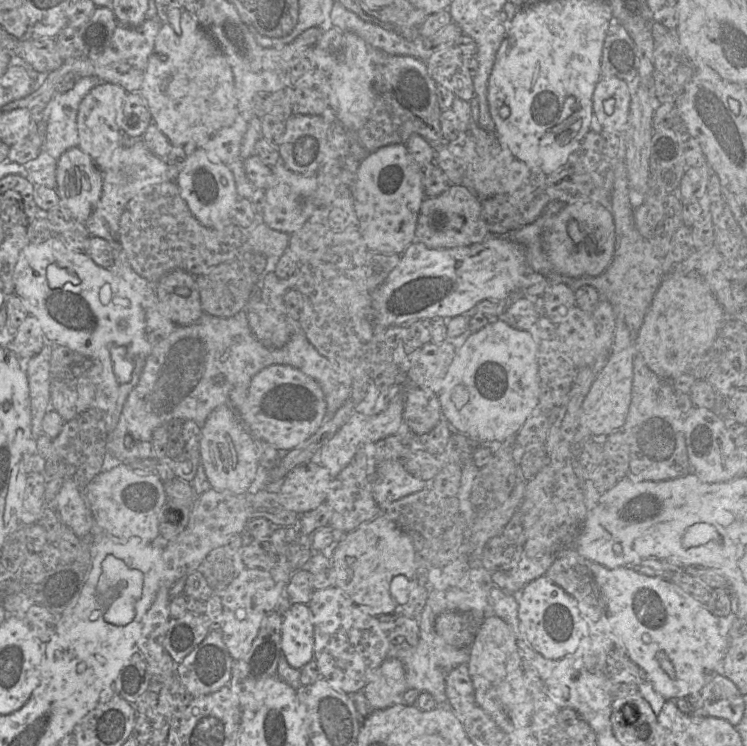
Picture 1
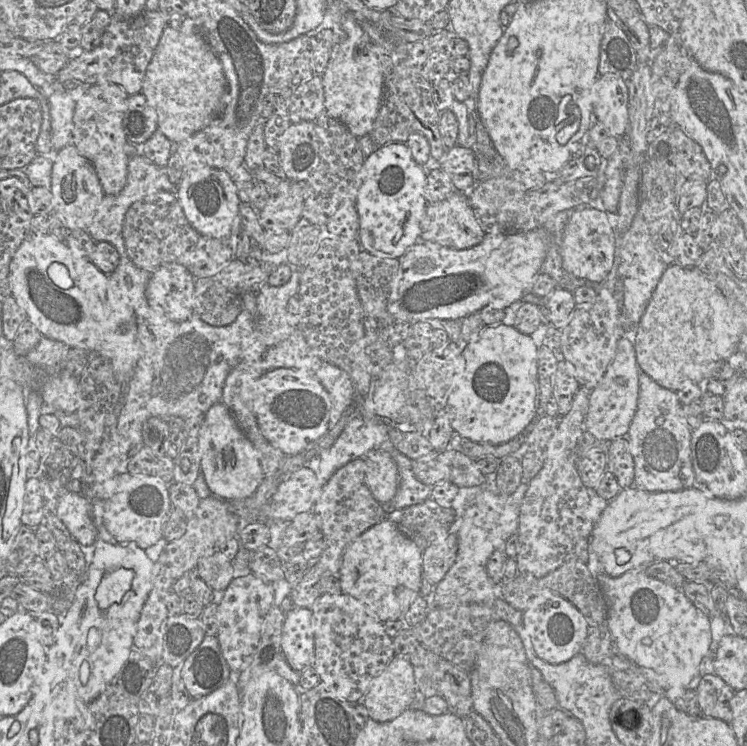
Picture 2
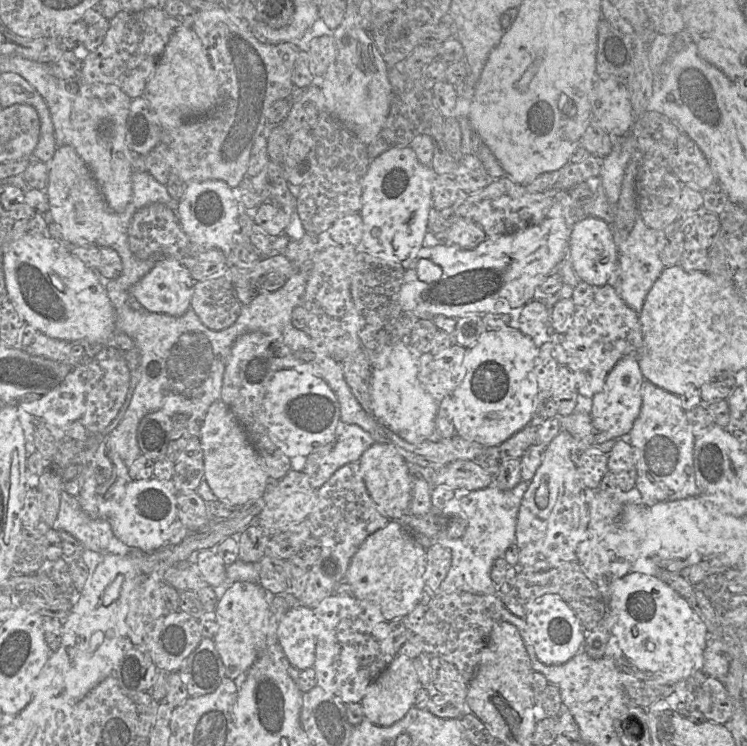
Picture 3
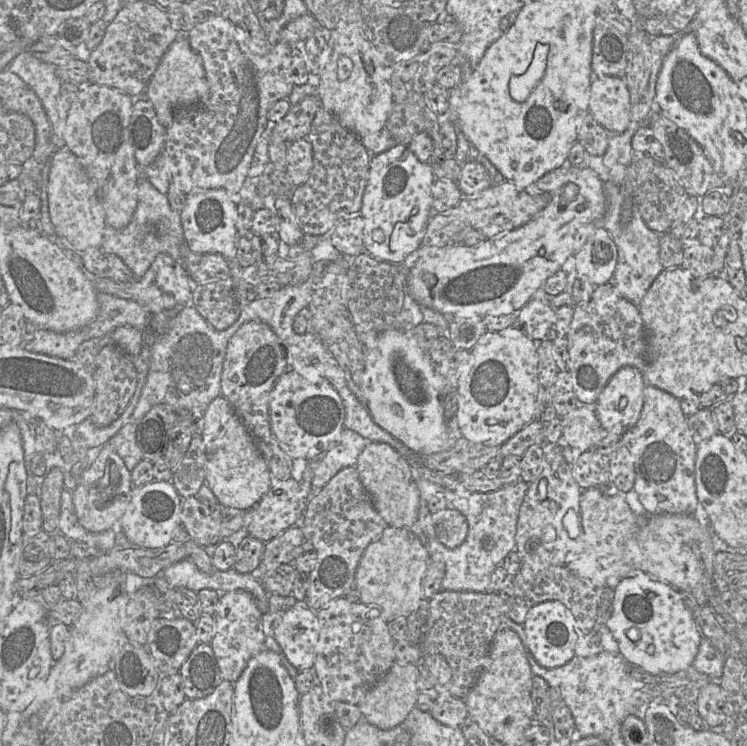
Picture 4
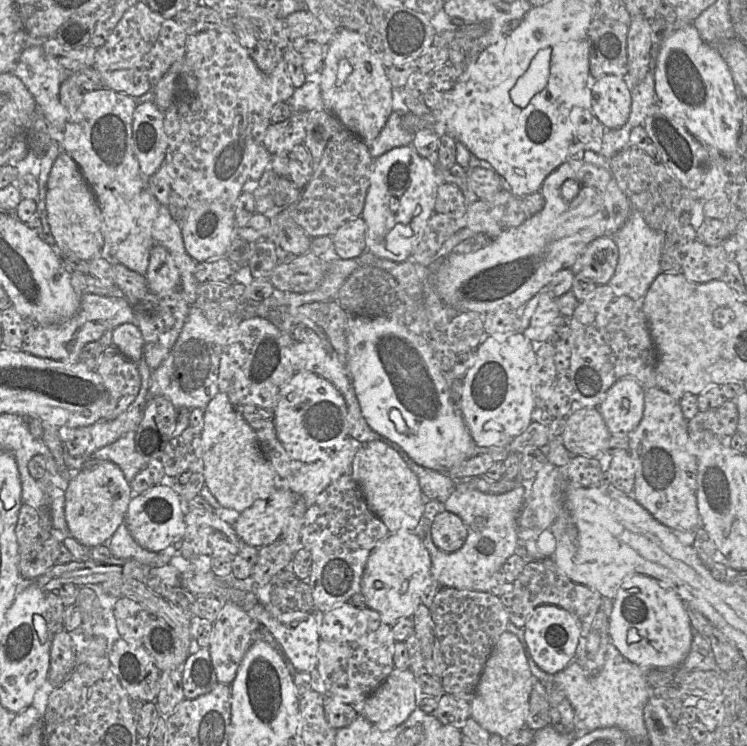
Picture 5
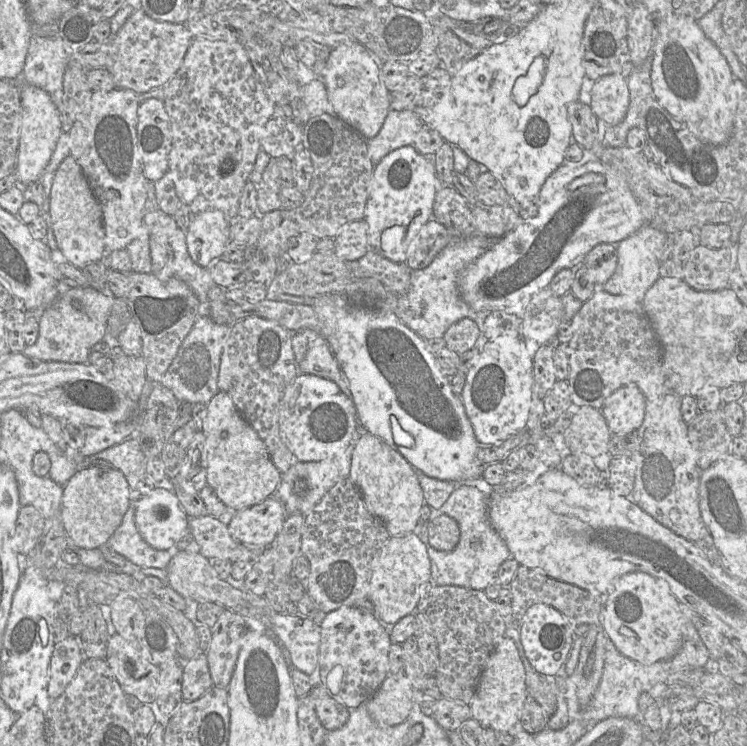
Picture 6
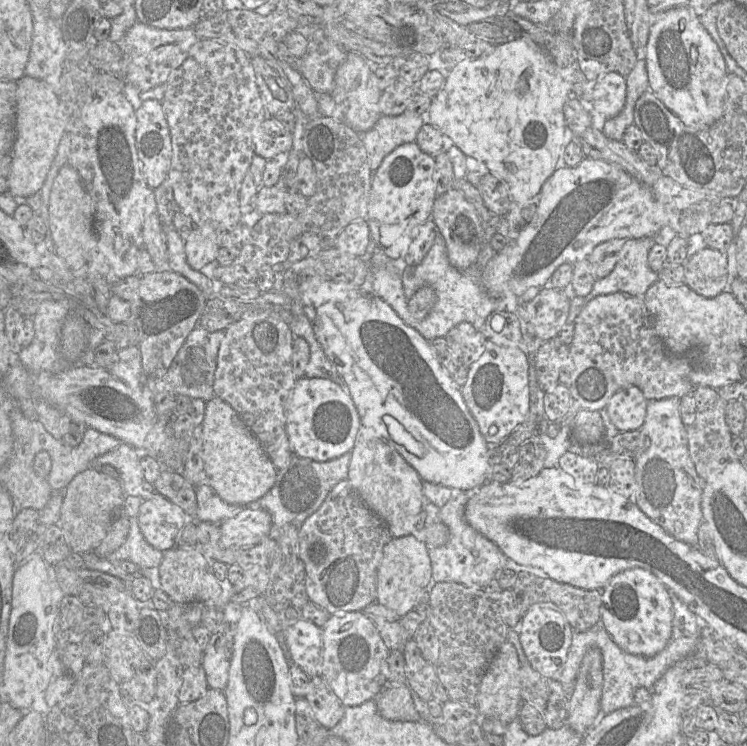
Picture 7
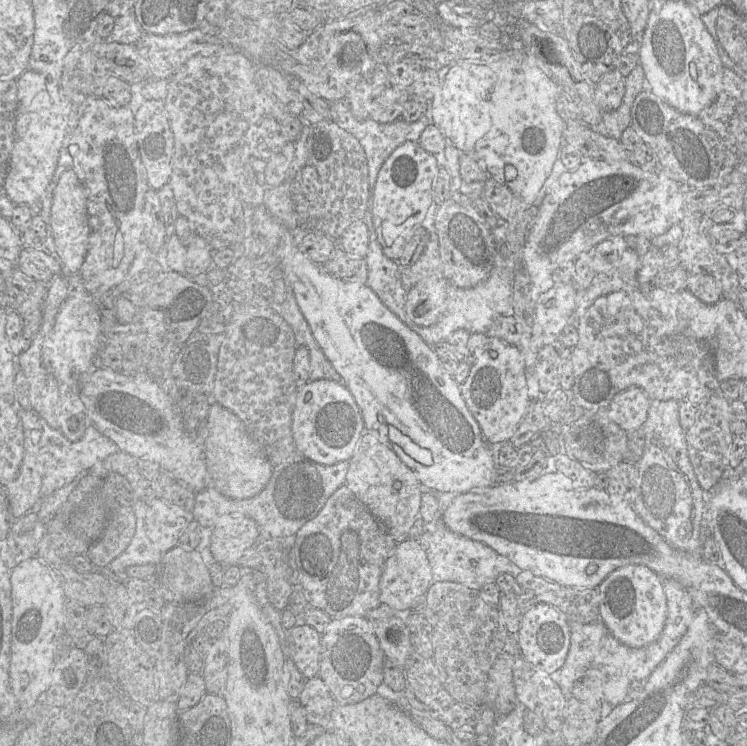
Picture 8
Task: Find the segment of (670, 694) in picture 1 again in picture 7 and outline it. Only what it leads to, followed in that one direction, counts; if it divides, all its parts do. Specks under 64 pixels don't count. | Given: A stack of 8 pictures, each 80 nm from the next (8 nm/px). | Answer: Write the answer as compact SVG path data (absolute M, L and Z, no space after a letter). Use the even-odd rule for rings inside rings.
M635 567L614 575L601 590L600 623L625 652L652 657L662 651L672 633L670 592L650 571Z

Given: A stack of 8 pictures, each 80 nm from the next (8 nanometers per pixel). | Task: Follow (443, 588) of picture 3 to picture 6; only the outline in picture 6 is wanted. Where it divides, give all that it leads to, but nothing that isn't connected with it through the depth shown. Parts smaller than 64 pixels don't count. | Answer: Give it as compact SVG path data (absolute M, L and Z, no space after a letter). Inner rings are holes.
M458 485L440 511L453 518L460 527L460 540L450 552L434 549L428 541L427 526L417 522L413 530L425 545L430 559L431 582L434 586L457 586L484 591L497 576L500 565L511 557L510 551L500 534L488 519L489 495L468 485Z

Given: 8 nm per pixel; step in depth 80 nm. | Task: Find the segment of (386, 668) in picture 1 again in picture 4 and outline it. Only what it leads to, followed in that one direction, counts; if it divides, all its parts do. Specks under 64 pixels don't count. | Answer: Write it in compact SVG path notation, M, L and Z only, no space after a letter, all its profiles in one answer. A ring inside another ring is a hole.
M394 662L360 702L361 718L379 729L391 729L400 724L416 707L417 695L417 664L400 665Z

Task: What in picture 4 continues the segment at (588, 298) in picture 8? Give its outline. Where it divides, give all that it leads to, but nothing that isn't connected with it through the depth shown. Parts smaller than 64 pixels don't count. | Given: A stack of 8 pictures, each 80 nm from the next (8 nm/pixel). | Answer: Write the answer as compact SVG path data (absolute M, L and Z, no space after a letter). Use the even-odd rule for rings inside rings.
M611 180L603 183L606 209L600 224L608 231L617 246L617 263L609 283L621 297L640 306L648 289L664 269L660 257L660 235L647 227L638 208L625 196L623 187Z

